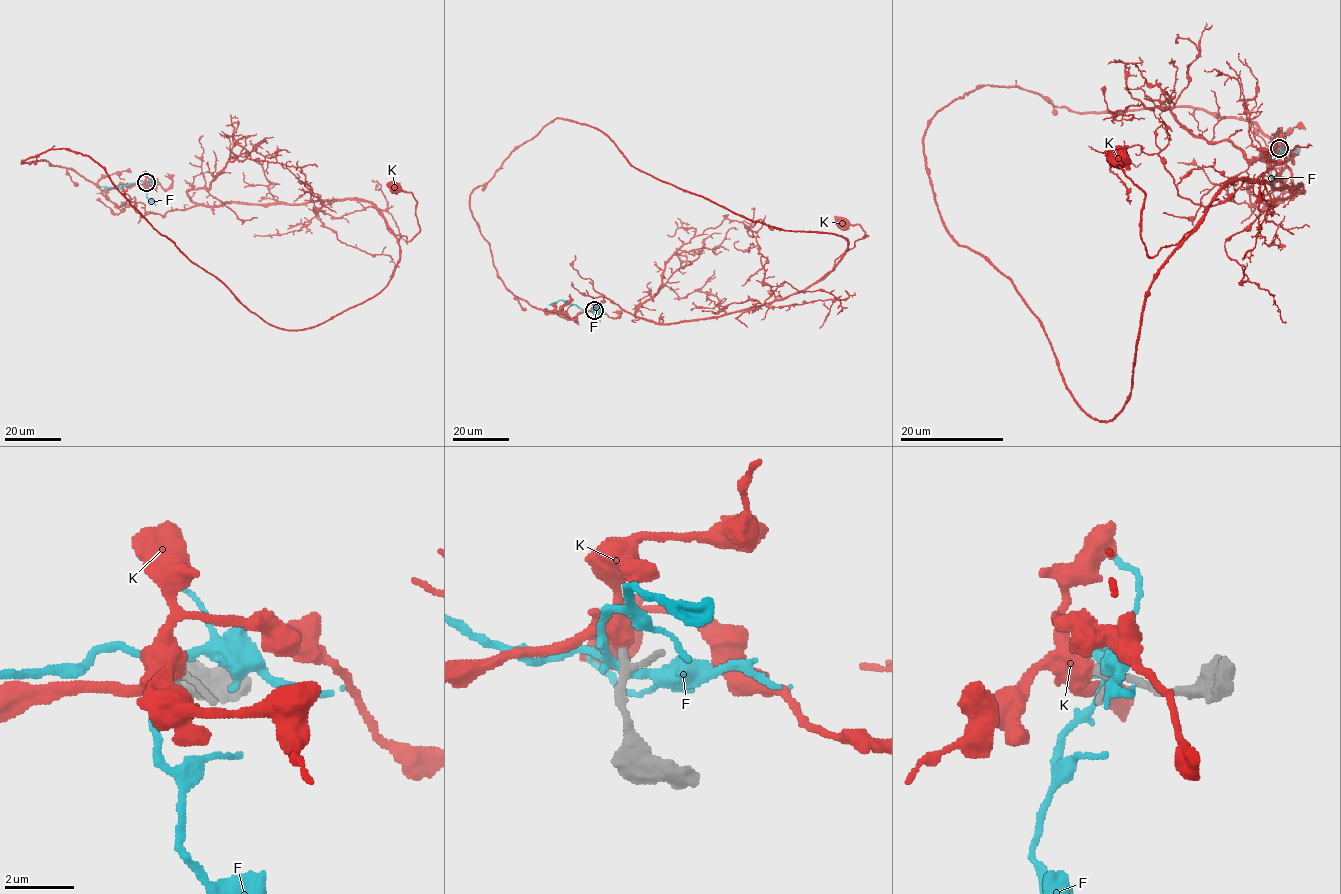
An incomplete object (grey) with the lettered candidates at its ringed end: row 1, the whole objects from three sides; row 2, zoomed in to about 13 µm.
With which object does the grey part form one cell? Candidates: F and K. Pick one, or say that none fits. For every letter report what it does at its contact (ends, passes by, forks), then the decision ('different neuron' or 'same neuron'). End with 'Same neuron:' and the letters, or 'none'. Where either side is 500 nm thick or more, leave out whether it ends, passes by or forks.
F: it forks; different neuron
K: it forks; same neuron
Same neuron: K

